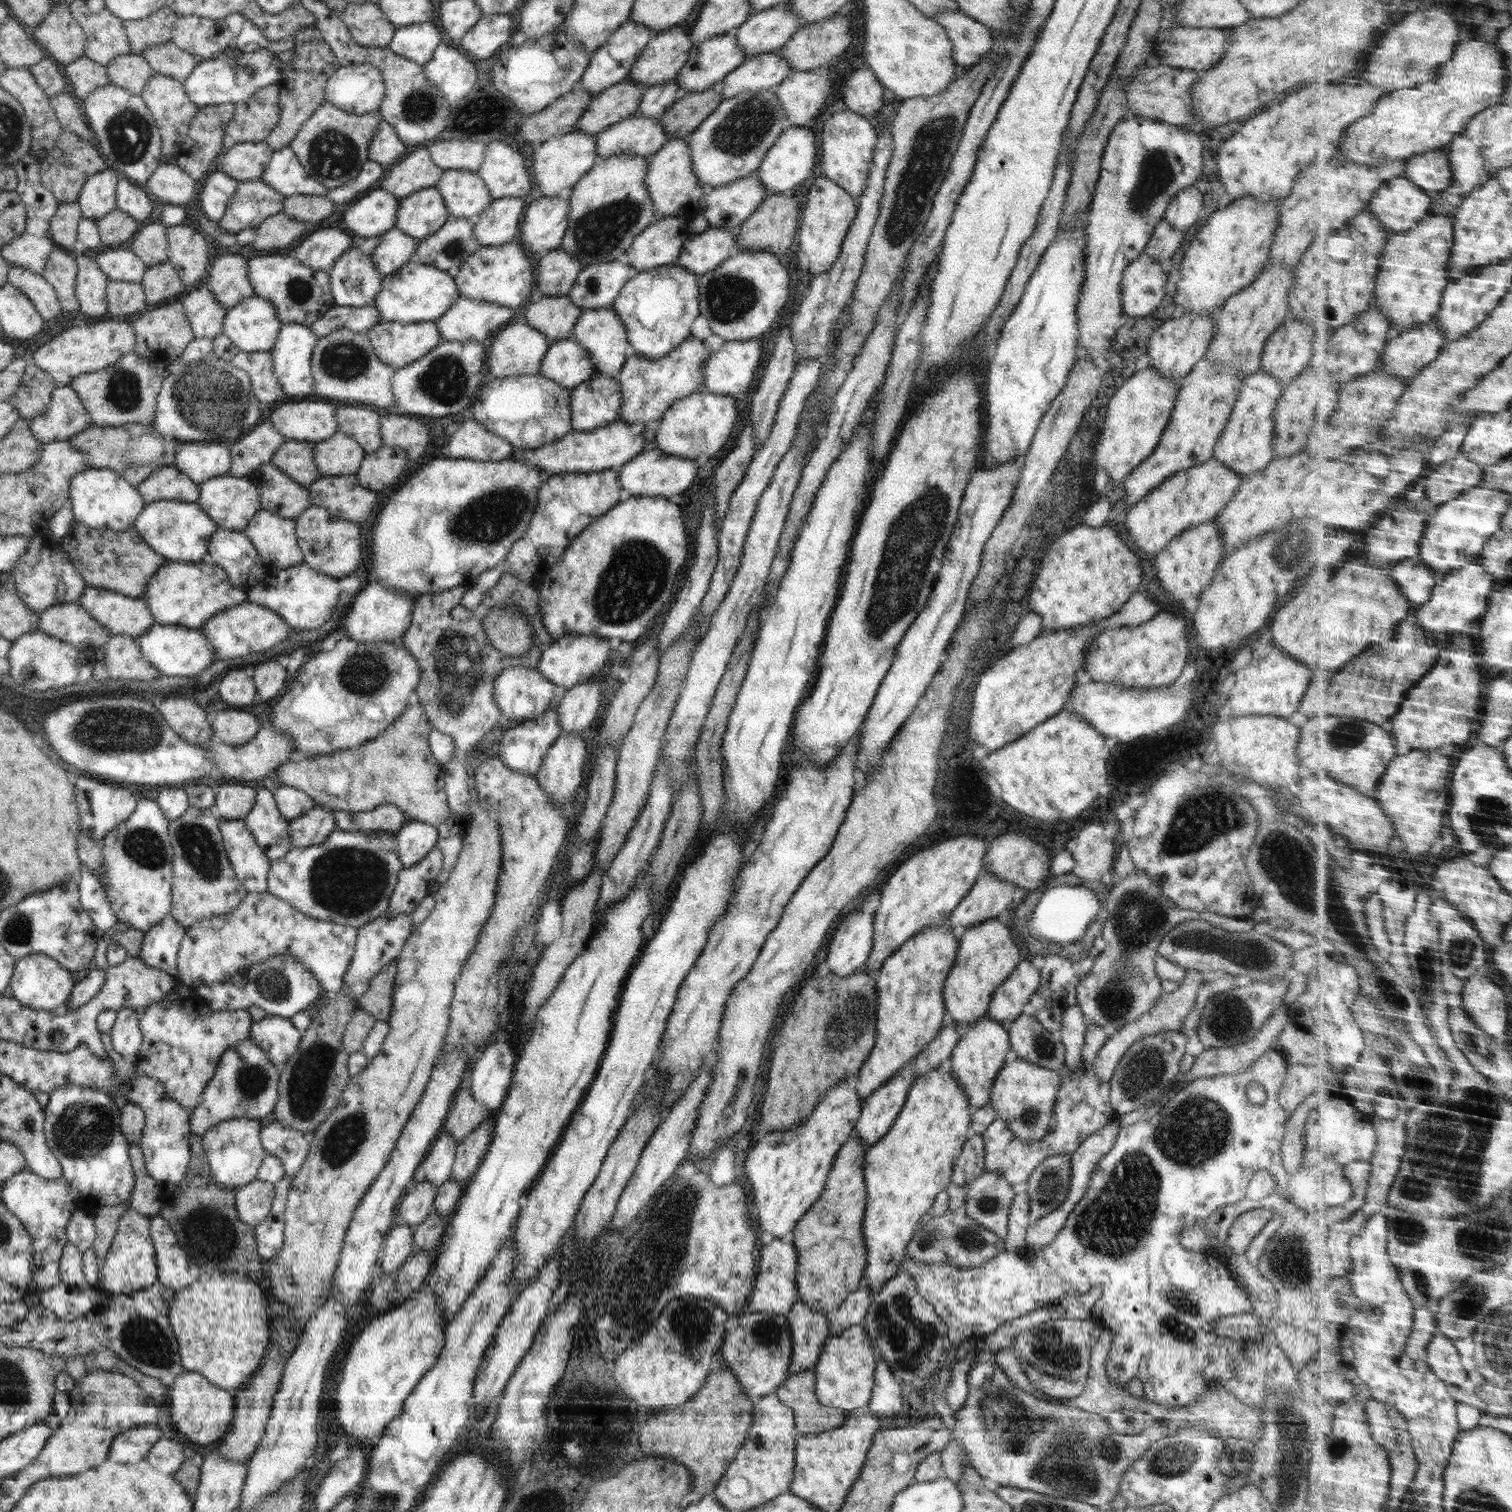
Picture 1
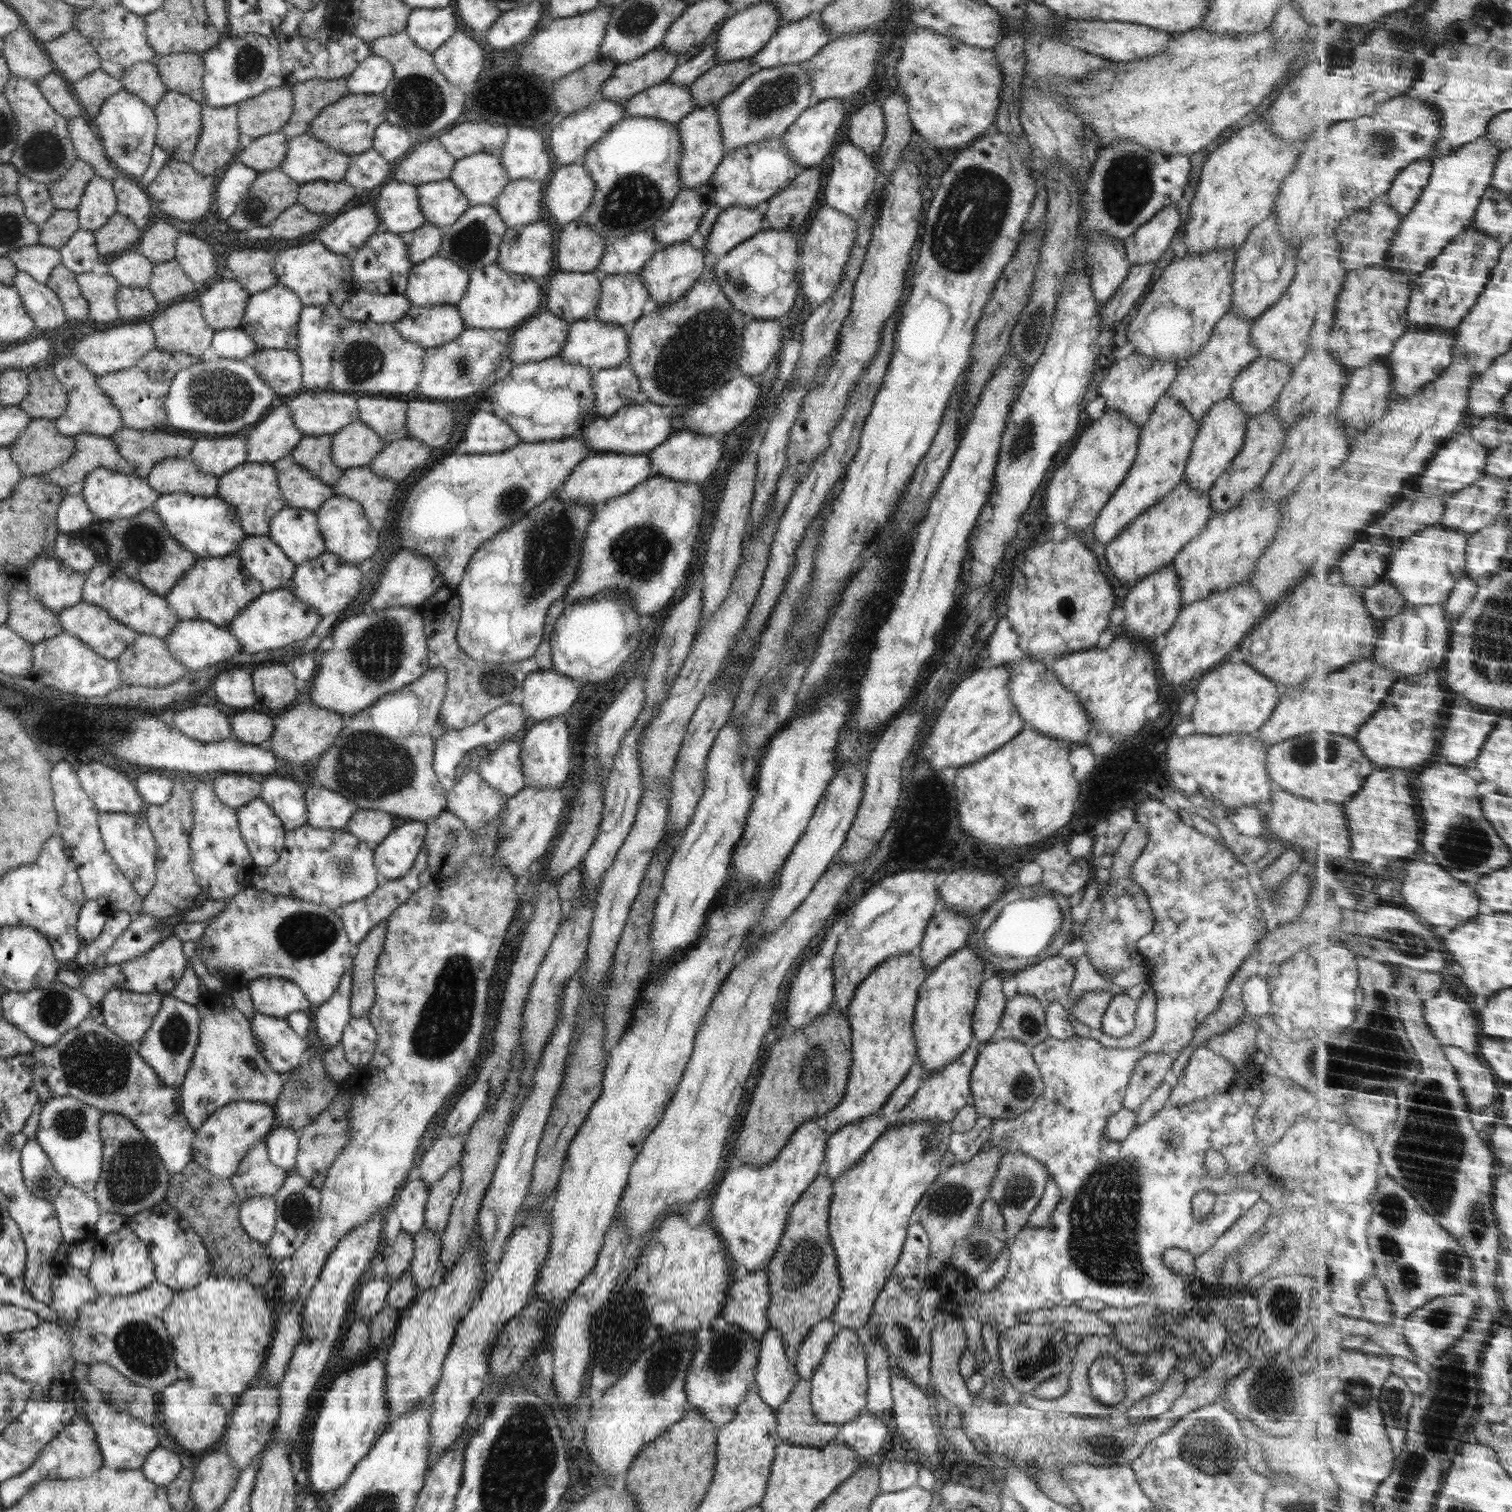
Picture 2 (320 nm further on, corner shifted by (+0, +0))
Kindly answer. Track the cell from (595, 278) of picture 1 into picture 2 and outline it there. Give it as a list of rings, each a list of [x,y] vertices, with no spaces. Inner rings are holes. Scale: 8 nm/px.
[[[652,230],[638,231],[617,238],[605,247],[595,274],[600,278],[610,274],[636,274],[659,248]]]

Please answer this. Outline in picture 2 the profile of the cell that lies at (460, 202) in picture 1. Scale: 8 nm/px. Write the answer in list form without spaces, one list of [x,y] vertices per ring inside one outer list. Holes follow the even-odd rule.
[[[476,153],[459,158],[449,178],[474,205],[495,206],[498,195],[510,180],[500,157]]]

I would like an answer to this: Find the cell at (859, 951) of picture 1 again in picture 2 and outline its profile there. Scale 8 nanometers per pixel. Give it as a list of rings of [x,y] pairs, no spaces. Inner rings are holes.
[[[814,956],[798,968],[798,978],[794,976],[786,1002],[786,1022],[794,1030],[820,1018],[832,1006],[834,975],[830,972],[830,962],[832,958]]]

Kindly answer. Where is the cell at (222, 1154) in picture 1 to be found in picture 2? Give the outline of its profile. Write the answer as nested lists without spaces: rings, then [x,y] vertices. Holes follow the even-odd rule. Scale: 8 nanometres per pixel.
[[[232,1101],[217,1108],[195,1130],[192,1141],[193,1159],[218,1180],[227,1181],[236,1174],[238,1165],[248,1149],[257,1145],[258,1141],[264,1140],[277,1126],[273,1109],[274,1105],[260,1101]]]

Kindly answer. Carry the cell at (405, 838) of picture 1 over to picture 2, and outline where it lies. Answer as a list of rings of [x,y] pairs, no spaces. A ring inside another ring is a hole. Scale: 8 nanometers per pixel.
[[[406,822],[394,828],[373,849],[373,863],[381,879],[404,876],[413,867],[425,836],[426,826],[422,822]]]

